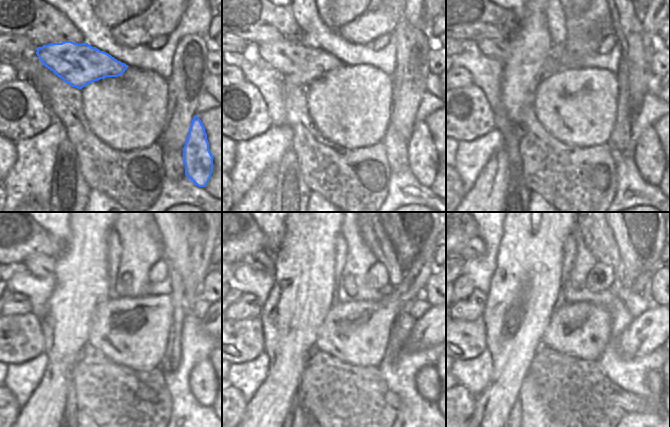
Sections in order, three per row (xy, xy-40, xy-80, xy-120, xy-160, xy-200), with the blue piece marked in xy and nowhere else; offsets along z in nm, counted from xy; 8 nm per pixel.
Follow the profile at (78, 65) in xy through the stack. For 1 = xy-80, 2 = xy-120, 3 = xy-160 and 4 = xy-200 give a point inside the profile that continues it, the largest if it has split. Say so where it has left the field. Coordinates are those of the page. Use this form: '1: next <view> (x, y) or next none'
1: next xy-80 (496, 48)
2: next xy-120 (39, 265)
3: next xy-160 (264, 261)
4: next xy-200 (475, 247)

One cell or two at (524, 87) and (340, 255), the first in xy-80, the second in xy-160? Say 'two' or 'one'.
two

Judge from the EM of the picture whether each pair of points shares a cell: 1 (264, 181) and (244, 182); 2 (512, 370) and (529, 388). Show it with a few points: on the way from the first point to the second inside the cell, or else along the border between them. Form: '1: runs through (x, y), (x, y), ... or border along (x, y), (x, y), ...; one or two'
1: border along (271, 166), (263, 172), (240, 201); two
2: border along (528, 372), (521, 384), (518, 398); two

